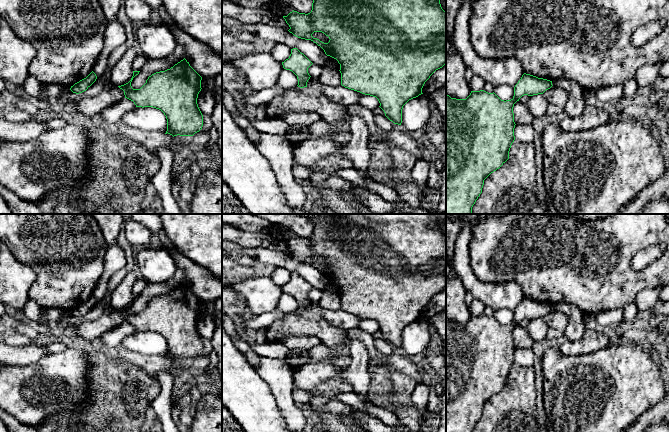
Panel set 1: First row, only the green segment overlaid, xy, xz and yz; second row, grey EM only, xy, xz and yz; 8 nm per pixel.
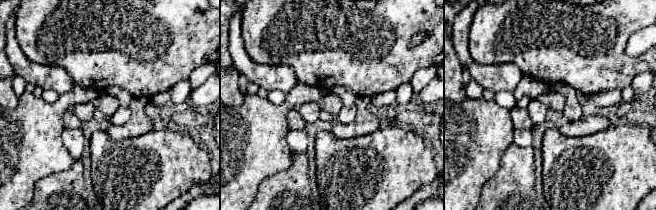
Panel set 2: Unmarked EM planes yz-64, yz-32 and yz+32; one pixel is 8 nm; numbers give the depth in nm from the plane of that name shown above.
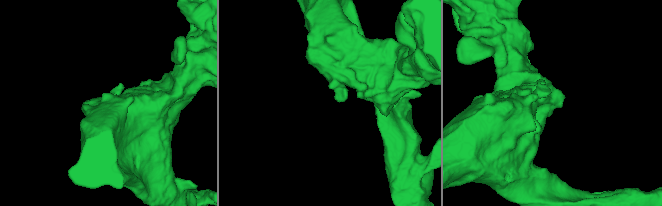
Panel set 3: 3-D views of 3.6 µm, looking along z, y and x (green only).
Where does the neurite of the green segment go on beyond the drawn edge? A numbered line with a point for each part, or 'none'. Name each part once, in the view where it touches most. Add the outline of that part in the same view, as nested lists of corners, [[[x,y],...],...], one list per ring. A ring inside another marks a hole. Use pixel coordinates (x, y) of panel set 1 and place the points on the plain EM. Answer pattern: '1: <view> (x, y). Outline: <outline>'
none

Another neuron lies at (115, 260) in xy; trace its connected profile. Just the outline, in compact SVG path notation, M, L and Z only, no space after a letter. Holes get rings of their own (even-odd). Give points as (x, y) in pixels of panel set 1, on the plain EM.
M118 244L110 245L105 255L105 267L103 273L96 283L93 296L99 302L107 292L108 282L110 278L119 270L125 268L126 257L124 251Z

